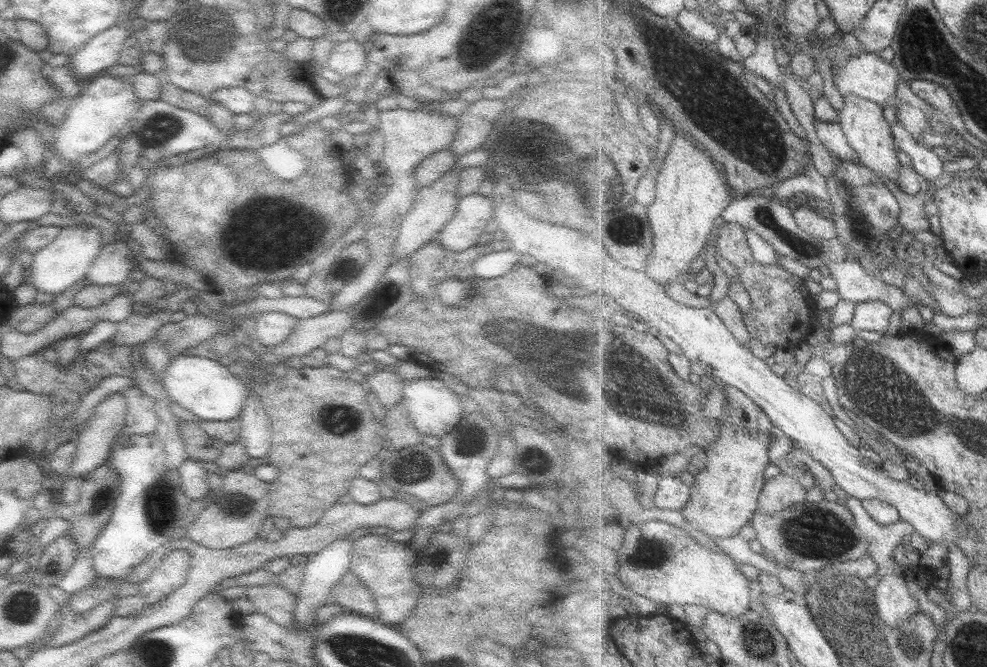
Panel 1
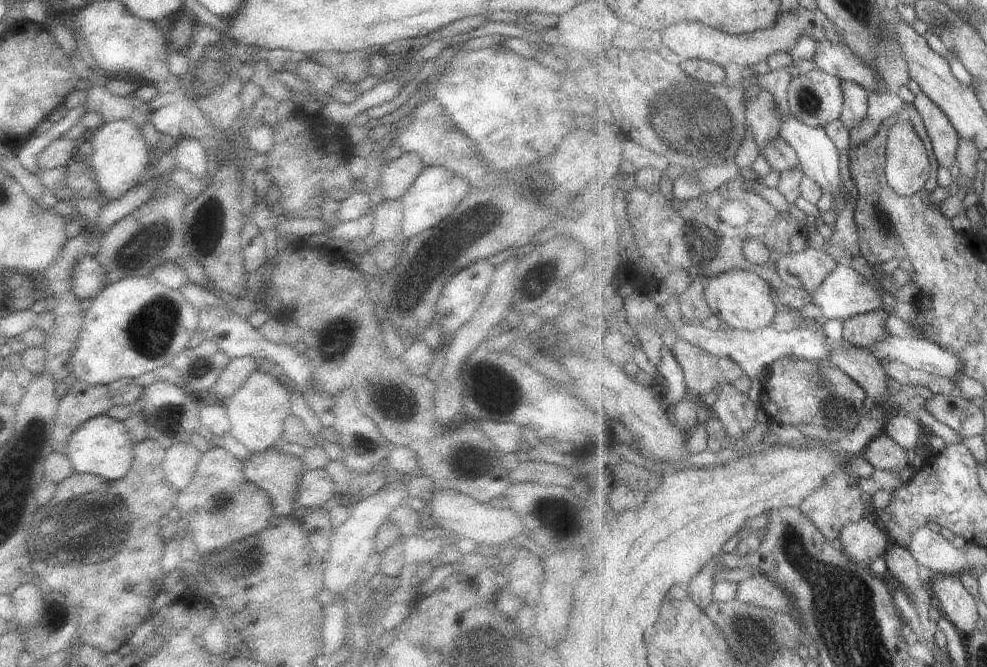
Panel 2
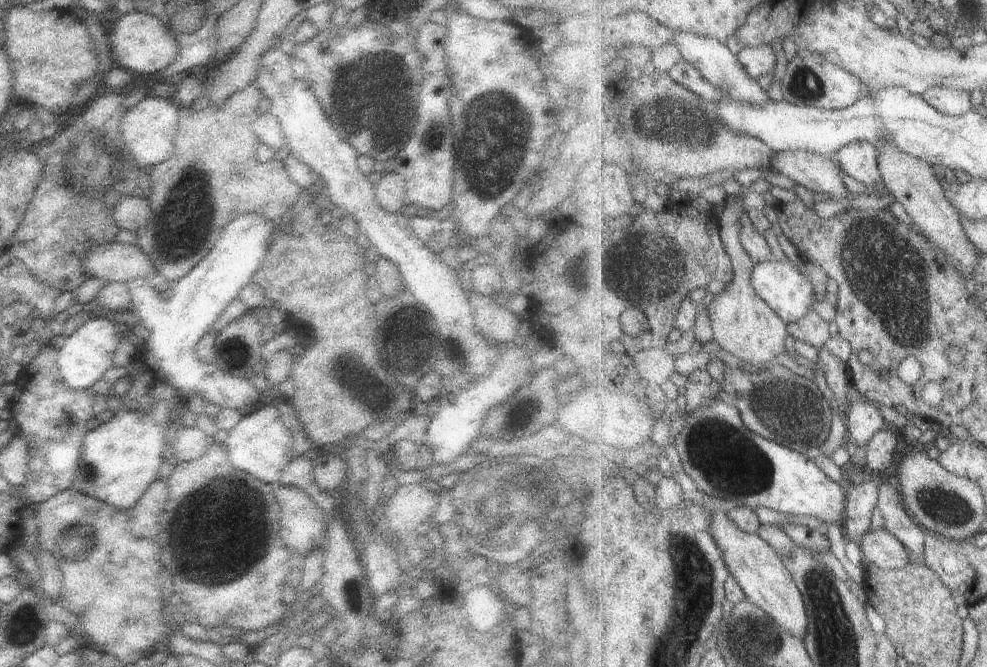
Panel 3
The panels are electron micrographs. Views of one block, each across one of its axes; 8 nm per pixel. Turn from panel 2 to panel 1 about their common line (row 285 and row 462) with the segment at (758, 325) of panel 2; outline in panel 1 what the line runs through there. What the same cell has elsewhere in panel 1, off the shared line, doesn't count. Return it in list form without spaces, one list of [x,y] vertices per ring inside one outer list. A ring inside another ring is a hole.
[[[729,385],[724,388],[727,406],[725,406],[723,415],[719,419],[721,421],[721,434],[719,434],[715,444],[712,444],[709,450],[702,453],[706,460],[705,469],[701,472],[694,471],[695,480],[691,486],[691,499],[680,510],[684,520],[684,528],[690,533],[707,538],[707,540],[709,538],[715,540],[715,538],[735,536],[743,526],[749,525],[758,510],[757,504],[760,504],[759,494],[766,484],[765,468],[771,463],[771,458],[769,458],[771,436],[769,434],[771,434],[774,426],[772,419],[741,390]]]

